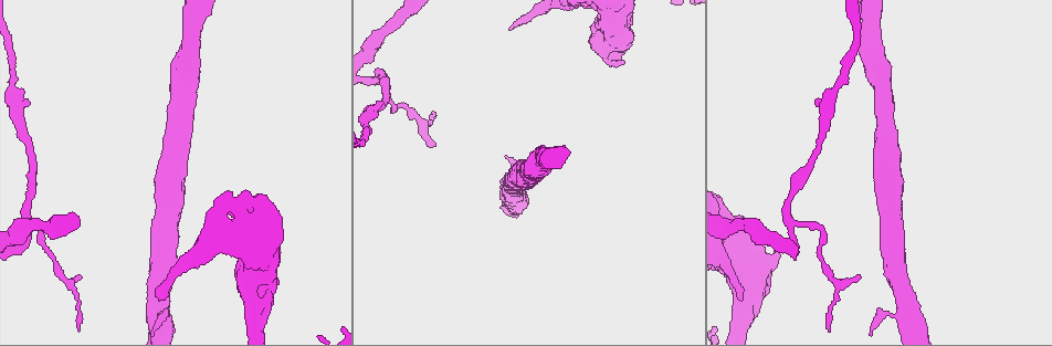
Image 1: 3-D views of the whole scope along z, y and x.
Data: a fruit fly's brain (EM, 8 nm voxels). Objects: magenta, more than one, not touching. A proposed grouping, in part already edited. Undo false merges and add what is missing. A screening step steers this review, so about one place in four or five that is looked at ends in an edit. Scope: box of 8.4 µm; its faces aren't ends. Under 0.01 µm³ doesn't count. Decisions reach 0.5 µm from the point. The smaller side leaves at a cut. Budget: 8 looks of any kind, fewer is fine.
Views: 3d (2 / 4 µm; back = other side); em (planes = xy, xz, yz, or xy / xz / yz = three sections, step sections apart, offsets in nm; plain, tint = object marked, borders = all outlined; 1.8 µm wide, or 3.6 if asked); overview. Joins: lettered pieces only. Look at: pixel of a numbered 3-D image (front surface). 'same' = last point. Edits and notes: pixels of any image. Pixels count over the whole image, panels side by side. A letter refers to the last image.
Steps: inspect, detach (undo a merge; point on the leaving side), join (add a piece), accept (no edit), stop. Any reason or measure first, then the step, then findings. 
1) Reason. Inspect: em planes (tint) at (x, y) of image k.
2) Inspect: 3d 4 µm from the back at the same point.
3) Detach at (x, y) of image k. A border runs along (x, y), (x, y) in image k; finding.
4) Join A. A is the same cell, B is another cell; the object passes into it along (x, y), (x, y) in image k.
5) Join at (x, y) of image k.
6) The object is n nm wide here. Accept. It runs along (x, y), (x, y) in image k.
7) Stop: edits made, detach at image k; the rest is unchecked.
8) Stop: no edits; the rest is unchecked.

An open end. Inspect: em xz step 16 (borders) at (740, 299) of image 1.

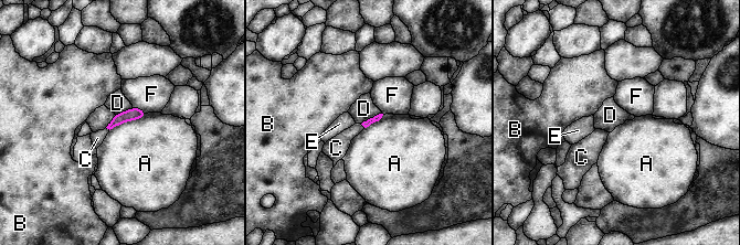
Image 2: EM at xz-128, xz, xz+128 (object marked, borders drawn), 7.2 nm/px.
Join C. C is the same cell, A, B, D, E and F are other cells; the object passes into it along (366, 124), (362, 125), (337, 147) in image 2; it goes on there.

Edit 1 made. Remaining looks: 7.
Redraw. Inspect: overview.

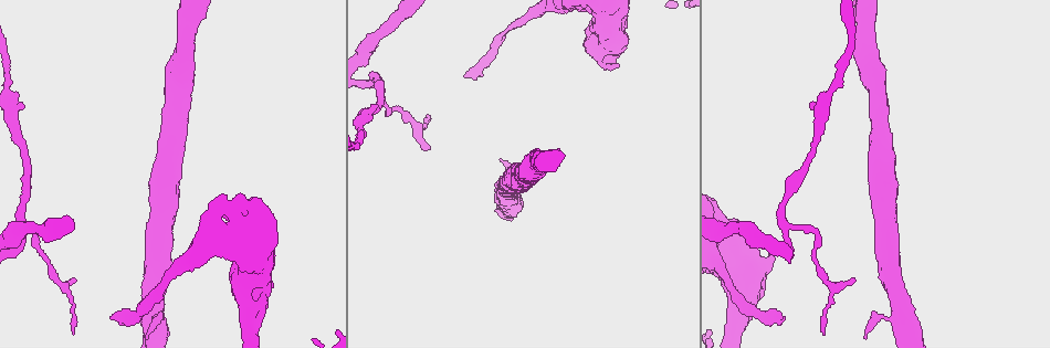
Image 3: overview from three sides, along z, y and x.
Branch stops here. Inspect: 3d 4 µm from the back at (617, 64) of image 3.

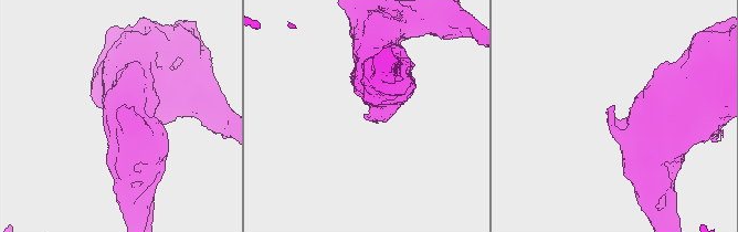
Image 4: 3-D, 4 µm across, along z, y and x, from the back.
Need the tissue. Inspect: em xy step 8 (borders) at (612, 105) of image 4.

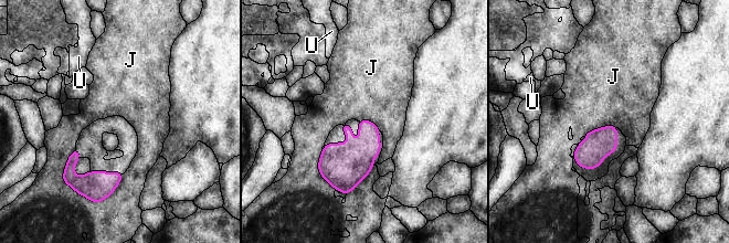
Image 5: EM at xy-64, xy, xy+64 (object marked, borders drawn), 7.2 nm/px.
Inspect: em planes (borders) at the same point.

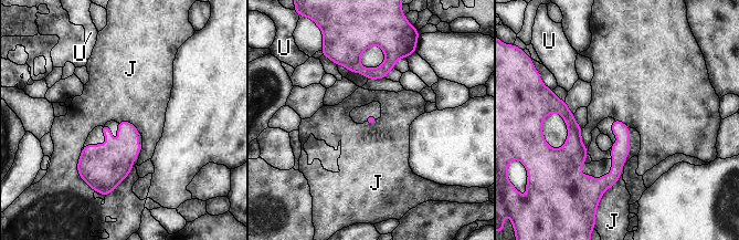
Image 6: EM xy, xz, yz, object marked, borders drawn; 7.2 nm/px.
Accept. J and U are other cells; it runs along (555, 105), (573, 128), (573, 168), (605, 186) in image 6; none of them fits.

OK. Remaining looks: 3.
Branch point. Inspect: 3d 2 µm at (783, 228) of image 3.

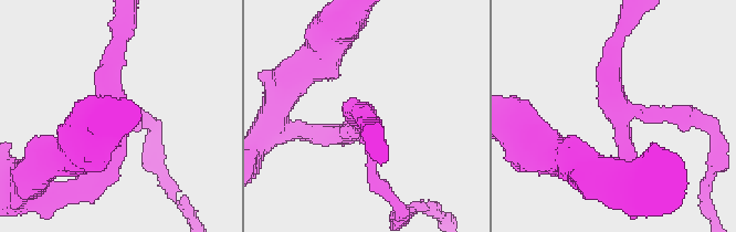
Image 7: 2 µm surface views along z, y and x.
3 arms meet here. Inspect: em 3.6 µm planes (plain) at (618, 119) of image 7.

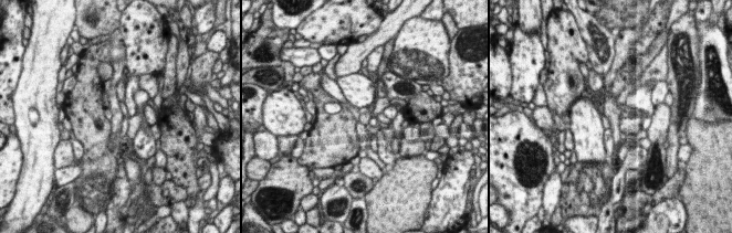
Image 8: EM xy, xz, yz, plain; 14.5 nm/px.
See the neighbours. Inspect: em 3.6 µm planes (borders) at the same point.

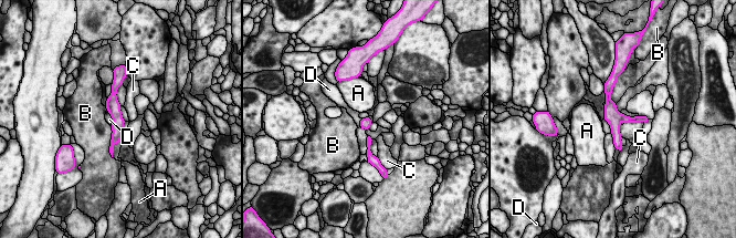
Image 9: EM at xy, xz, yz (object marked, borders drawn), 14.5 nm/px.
Accept. A, B, C and D are other cells; it runs along (608, 92), (619, 146) in image 9; all the same neuron.

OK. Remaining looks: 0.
Stop: edits made, join at image 2; the rest is unchecked.

